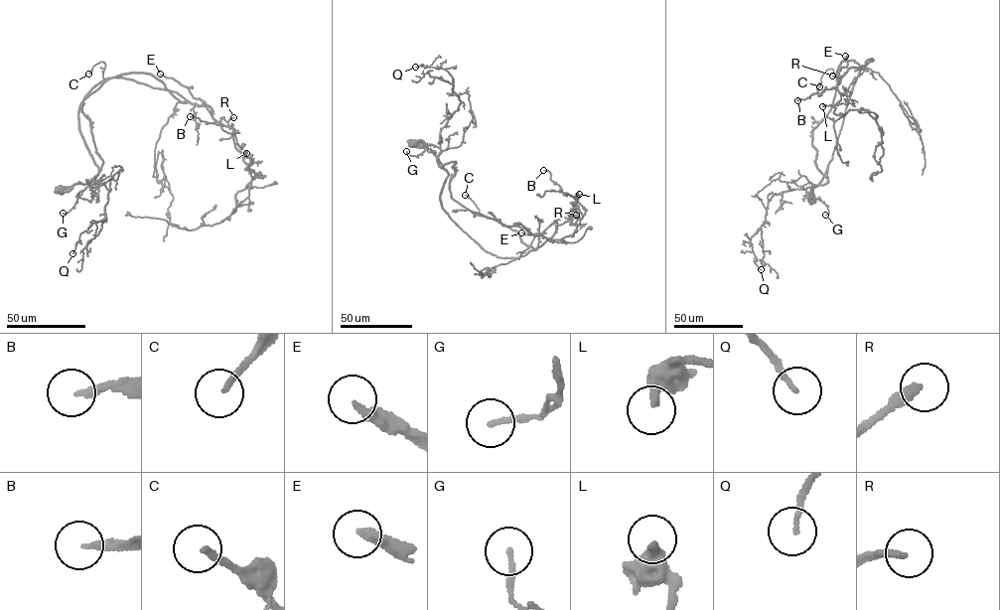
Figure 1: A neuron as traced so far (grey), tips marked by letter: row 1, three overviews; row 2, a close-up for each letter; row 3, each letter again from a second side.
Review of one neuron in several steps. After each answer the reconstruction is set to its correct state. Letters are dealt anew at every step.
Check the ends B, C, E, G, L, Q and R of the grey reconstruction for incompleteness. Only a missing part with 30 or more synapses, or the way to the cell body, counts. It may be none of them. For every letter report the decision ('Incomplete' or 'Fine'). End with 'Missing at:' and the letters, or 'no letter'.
B: Incomplete
C: Fine
E: Incomplete
G: Fine
L: Fine
Q: Fine
R: Incomplete
Missing at: B, E, R

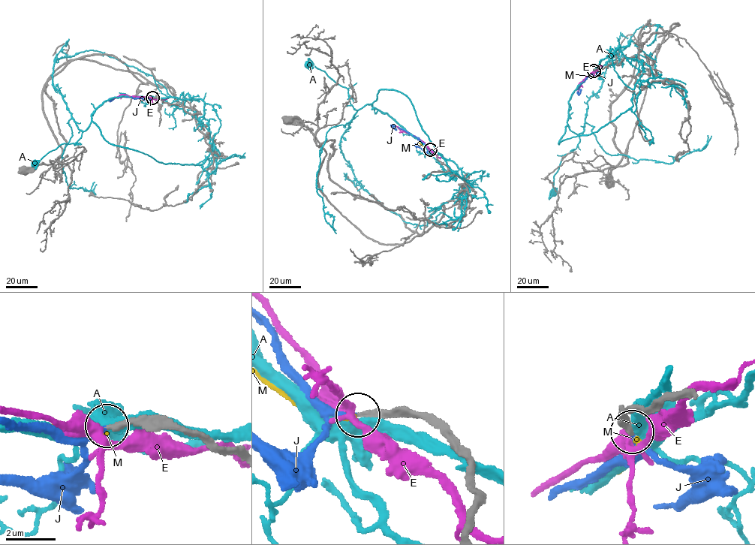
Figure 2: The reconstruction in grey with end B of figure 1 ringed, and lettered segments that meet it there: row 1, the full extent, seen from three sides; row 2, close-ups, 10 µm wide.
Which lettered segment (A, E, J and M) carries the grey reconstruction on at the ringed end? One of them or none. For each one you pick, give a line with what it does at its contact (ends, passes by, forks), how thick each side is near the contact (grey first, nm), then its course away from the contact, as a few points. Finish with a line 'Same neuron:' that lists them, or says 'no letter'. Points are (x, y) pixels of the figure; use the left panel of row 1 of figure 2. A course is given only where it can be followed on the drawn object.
J: it ends | 220/220 nm | via (152, 97), (119, 96), (110, 100), (114, 97)
Same neuron: J

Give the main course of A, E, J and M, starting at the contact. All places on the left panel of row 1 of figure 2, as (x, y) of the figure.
A: (153, 97), (122, 95), (103, 102), (91, 115), (91, 121), (76, 143), (62, 144), (34, 163)
E: (152, 97), (122, 95), (113, 98)
J: (152, 97), (119, 96), (110, 100), (114, 97)
M: (152, 98), (139, 96)

